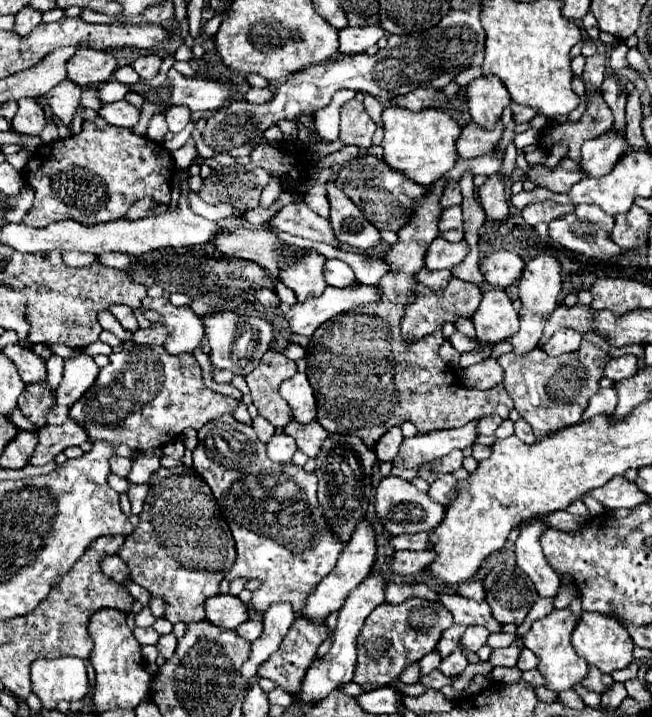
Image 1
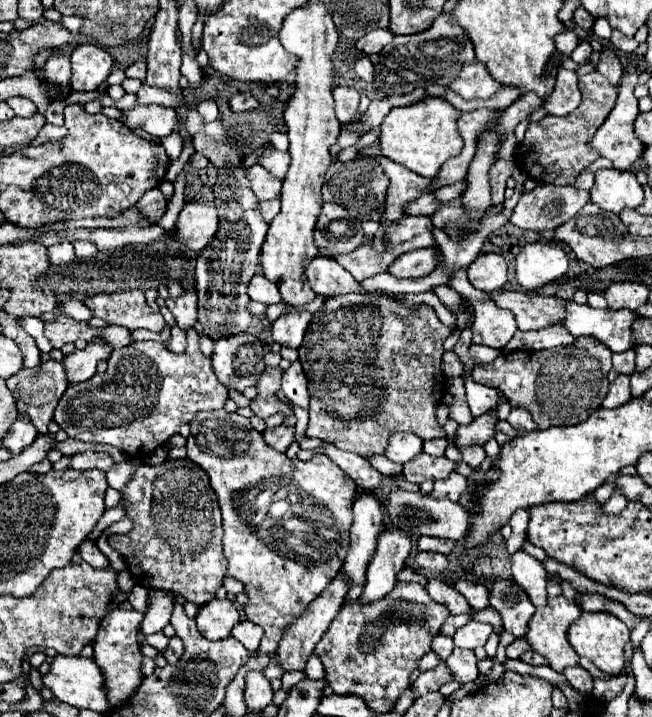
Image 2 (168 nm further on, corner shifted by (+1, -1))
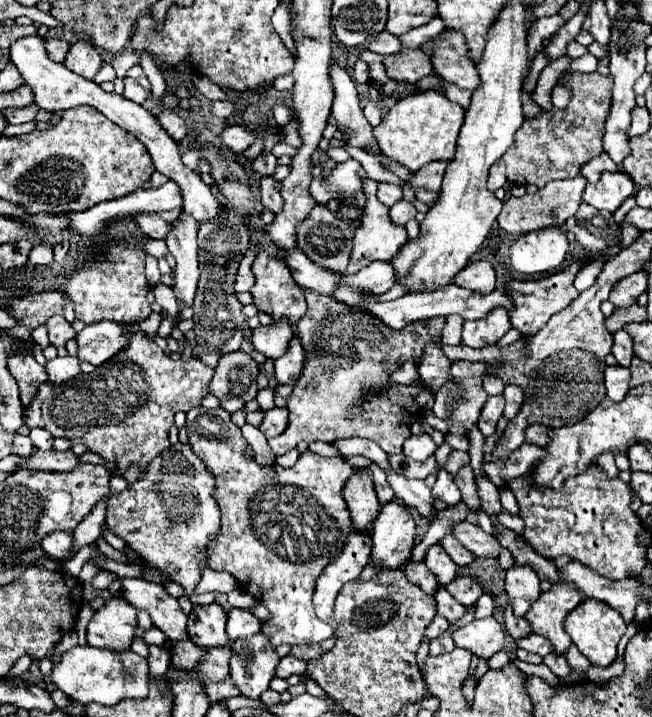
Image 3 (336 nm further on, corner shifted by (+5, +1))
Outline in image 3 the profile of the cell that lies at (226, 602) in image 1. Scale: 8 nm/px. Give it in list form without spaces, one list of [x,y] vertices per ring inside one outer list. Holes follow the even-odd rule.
[[[220,603],[194,605],[188,615],[188,633],[192,643],[204,647],[220,647],[228,643],[226,609]]]

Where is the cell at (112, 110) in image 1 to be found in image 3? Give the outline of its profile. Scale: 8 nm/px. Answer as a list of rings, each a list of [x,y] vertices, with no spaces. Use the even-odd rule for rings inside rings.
[[[162,109],[162,111],[156,115],[156,119],[160,121],[160,125],[168,131],[168,135],[170,135],[176,143],[180,143],[180,141],[186,137],[186,133],[188,133],[186,121],[184,121],[178,113],[174,113],[172,109]]]

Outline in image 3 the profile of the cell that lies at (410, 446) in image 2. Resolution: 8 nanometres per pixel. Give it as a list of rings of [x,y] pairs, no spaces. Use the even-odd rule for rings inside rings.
[[[410,435],[406,441],[404,441],[404,455],[408,455],[408,457],[412,457],[412,459],[416,459],[416,461],[424,461],[424,459],[428,459],[430,455],[434,455],[434,451],[436,451],[438,447],[434,445],[434,441],[432,441],[432,437],[430,435]]]

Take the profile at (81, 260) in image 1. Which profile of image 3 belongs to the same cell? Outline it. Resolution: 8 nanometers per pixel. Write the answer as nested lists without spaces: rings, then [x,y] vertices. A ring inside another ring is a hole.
[[[36,245],[30,251],[30,259],[32,265],[50,265],[54,261],[54,249],[50,245]]]

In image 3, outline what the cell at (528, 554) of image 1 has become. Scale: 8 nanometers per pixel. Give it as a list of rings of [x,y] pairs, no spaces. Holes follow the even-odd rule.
[[[512,565],[506,571],[506,593],[514,613],[522,617],[530,605],[540,597],[540,579],[530,565]]]

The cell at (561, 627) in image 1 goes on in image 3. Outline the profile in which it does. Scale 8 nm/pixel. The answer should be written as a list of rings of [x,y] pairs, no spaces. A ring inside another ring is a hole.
[[[554,583],[550,591],[542,593],[538,601],[534,601],[528,613],[524,615],[528,623],[532,625],[532,631],[546,637],[552,643],[552,651],[556,655],[564,655],[572,645],[570,637],[564,633],[562,623],[566,615],[576,605],[580,605],[580,601],[582,597],[578,591],[572,591],[566,585]]]

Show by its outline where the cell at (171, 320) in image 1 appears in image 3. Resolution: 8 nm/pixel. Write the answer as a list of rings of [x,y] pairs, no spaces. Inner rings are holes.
[[[184,213],[180,225],[176,225],[176,229],[172,229],[172,233],[168,233],[166,237],[166,245],[176,259],[176,269],[172,275],[174,279],[172,291],[180,307],[190,307],[196,293],[196,283],[198,283],[196,231],[198,223]]]

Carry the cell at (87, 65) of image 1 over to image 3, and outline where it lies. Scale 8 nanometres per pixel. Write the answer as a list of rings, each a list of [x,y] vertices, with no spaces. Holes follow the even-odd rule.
[[[76,41],[70,47],[70,51],[66,55],[66,61],[64,61],[64,65],[70,71],[82,75],[84,79],[94,79],[94,75],[102,67],[102,63],[104,63],[102,55],[98,53],[98,49],[90,41]]]

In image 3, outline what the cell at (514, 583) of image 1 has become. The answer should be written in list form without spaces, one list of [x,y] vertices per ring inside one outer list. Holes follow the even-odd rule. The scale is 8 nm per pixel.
[[[508,603],[506,609],[504,609],[504,625],[506,625],[508,635],[510,635],[512,639],[516,639],[516,641],[532,633],[528,621],[526,621],[524,617],[516,617],[514,611],[512,611],[512,605],[510,605],[510,603]]]

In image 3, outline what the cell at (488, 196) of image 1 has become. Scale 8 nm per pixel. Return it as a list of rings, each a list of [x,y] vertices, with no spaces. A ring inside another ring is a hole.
[[[496,161],[496,163],[490,167],[488,189],[490,189],[490,191],[496,191],[496,189],[500,189],[506,181],[508,181],[508,179],[506,179],[506,171],[504,171],[504,161]]]

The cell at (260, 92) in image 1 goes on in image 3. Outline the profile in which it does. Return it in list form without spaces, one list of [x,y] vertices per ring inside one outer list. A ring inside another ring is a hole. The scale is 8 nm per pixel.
[[[214,101],[212,105],[212,113],[216,117],[222,117],[222,119],[228,119],[232,113],[234,113],[234,103],[232,101]]]

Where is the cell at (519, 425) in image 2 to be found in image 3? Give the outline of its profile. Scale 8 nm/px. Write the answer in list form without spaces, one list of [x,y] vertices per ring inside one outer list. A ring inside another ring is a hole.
[[[506,387],[504,389],[504,399],[506,399],[506,407],[504,407],[504,417],[508,421],[512,421],[516,417],[516,413],[520,411],[520,405],[524,403],[524,393],[520,387]]]

